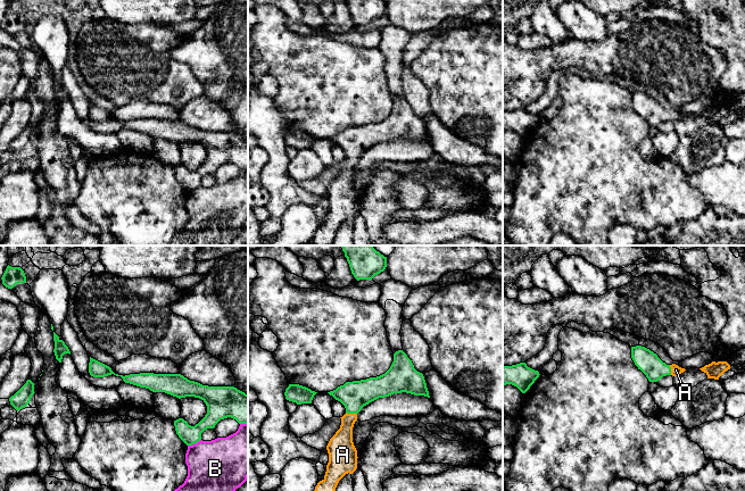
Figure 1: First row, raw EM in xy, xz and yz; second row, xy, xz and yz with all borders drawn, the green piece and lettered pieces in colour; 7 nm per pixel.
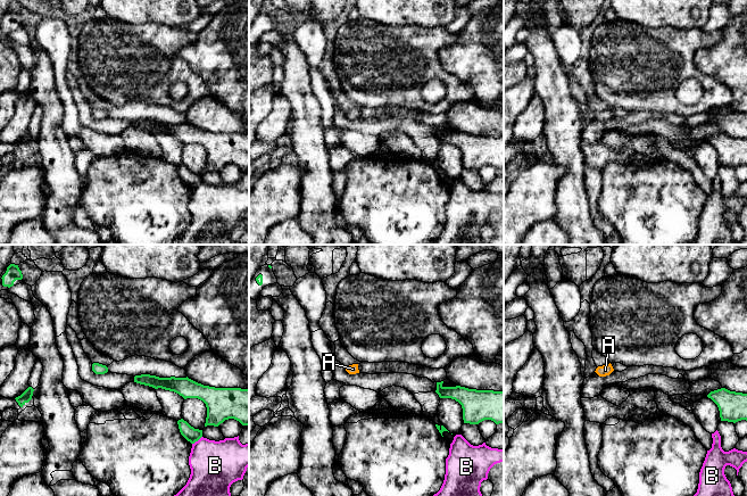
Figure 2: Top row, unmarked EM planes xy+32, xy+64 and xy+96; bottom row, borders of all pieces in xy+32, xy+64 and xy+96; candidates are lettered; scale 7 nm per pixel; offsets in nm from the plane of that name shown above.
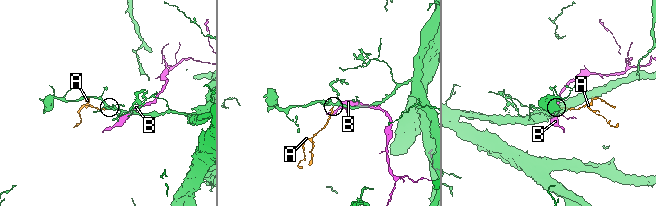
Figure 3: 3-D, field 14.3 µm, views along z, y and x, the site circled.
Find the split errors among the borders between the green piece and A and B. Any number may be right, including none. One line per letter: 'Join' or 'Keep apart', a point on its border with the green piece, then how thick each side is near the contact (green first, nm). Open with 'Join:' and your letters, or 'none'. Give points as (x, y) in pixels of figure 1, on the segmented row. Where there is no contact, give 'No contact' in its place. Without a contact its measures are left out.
Join: A
A: Join. Touches green at xz (352, 413). Thickness 200 nm (green) against 180 nm
B: Keep apart. Touches green at xy (193, 443). Thickness 130 nm (green) against 360 nm

